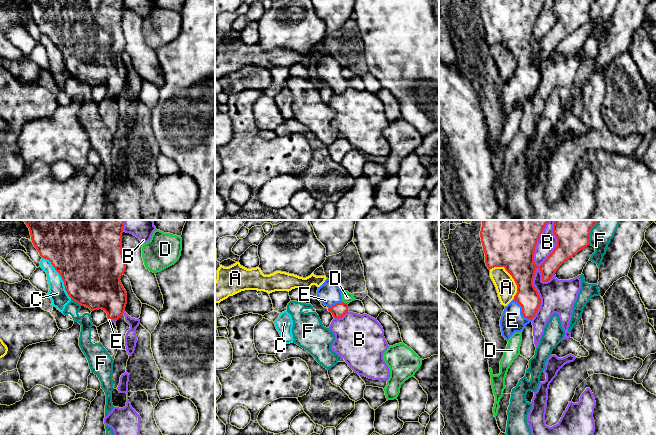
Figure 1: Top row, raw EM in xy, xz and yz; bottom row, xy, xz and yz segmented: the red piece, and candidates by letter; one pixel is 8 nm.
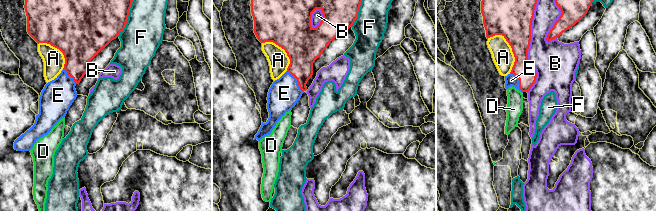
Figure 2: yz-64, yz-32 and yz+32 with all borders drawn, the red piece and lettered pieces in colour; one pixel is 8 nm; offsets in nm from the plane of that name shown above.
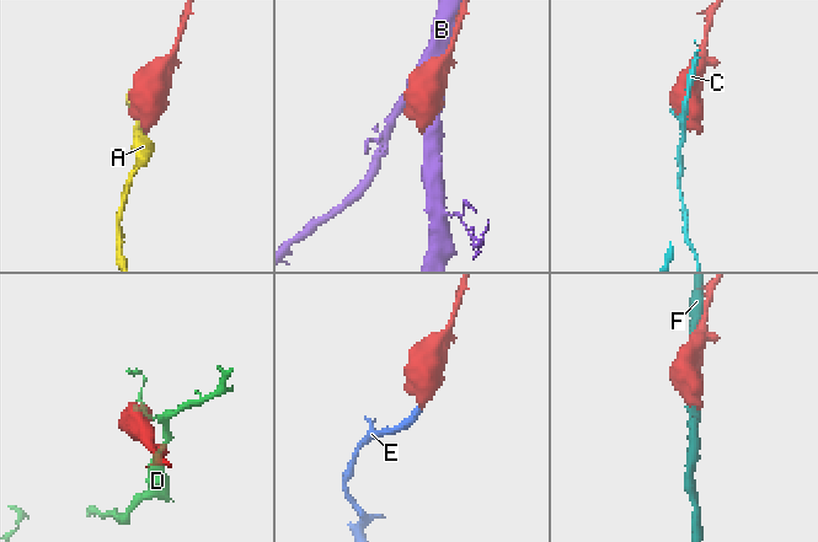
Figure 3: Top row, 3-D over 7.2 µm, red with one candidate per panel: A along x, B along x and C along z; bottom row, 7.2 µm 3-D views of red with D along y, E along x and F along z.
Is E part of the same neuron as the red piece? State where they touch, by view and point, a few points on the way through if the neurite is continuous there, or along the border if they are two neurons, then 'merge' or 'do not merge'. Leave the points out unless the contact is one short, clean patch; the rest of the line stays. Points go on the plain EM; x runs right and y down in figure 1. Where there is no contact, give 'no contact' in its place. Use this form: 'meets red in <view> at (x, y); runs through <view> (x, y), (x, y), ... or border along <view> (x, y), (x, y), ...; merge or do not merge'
meets red in yz at (522, 86); runs through yz (527, 72), (527, 77), (522, 86), (512, 96); merge

